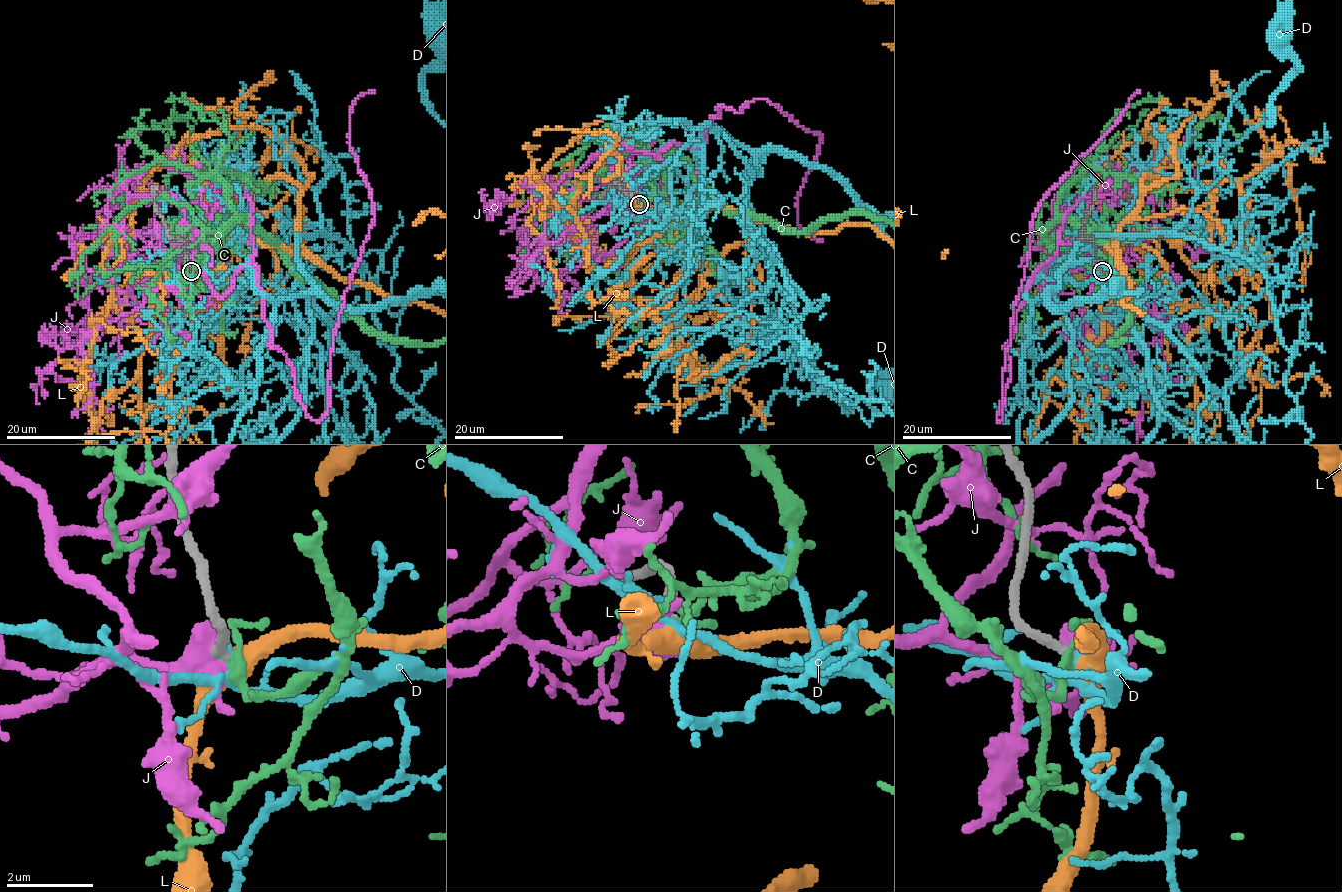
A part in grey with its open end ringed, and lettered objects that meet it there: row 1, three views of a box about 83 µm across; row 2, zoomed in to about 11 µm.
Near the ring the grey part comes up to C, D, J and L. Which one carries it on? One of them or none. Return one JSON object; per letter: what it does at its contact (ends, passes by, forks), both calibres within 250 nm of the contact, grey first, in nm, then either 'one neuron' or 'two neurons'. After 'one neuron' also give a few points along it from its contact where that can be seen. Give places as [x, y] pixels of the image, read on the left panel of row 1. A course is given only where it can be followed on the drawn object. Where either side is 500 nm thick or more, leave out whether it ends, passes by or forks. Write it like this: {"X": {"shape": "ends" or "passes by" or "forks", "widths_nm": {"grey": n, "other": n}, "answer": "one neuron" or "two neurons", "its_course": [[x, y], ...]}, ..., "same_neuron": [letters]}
{"C": {"shape": "passes by", "widths_nm": {"grey": 240, "other": 170}, "answer": "two neurons"}, "D": {"shape": "passes by", "widths_nm": {"grey": 240, "other": 160}, "answer": "two neurons"}, "J": {"widths_nm": {"grey": 240, "other": 500}, "answer": "two neurons"}, "L": {"shape": "passes by", "widths_nm": {"grey": 240, "other": 440}, "answer": "one neuron"}, "same_neuron": ["L"]}

